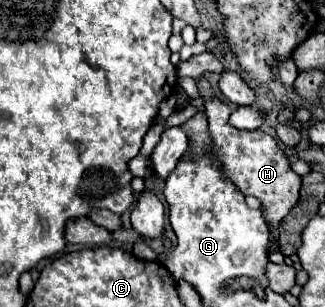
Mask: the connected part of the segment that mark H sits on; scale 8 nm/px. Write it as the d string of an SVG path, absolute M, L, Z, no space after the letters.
M205 98L203 102L209 120L209 134L213 138L213 152L215 158L223 164L225 174L229 174L229 178L245 196L259 198L265 220L269 224L281 222L299 200L301 176L291 170L289 158L269 134L261 130L235 130L227 124L229 120L227 104L223 104L219 98Z

